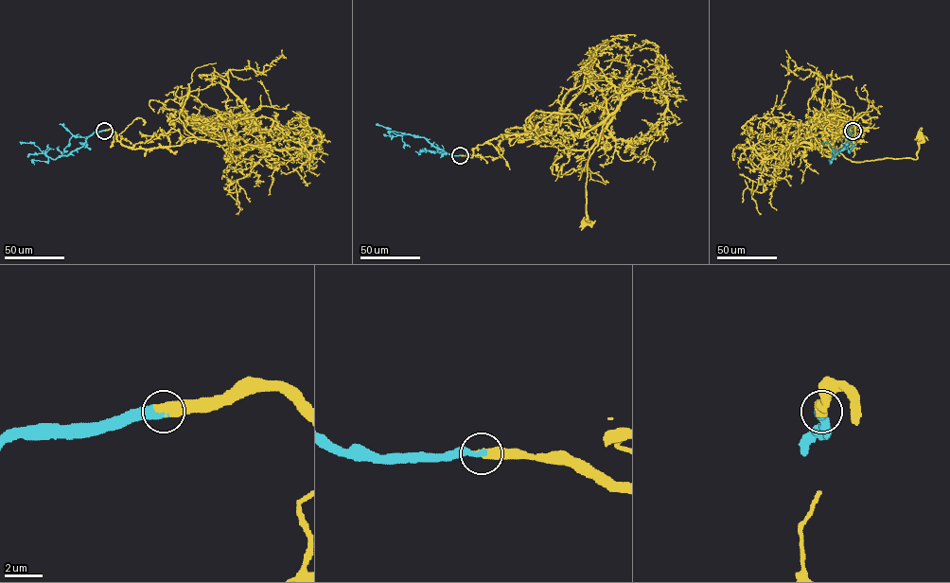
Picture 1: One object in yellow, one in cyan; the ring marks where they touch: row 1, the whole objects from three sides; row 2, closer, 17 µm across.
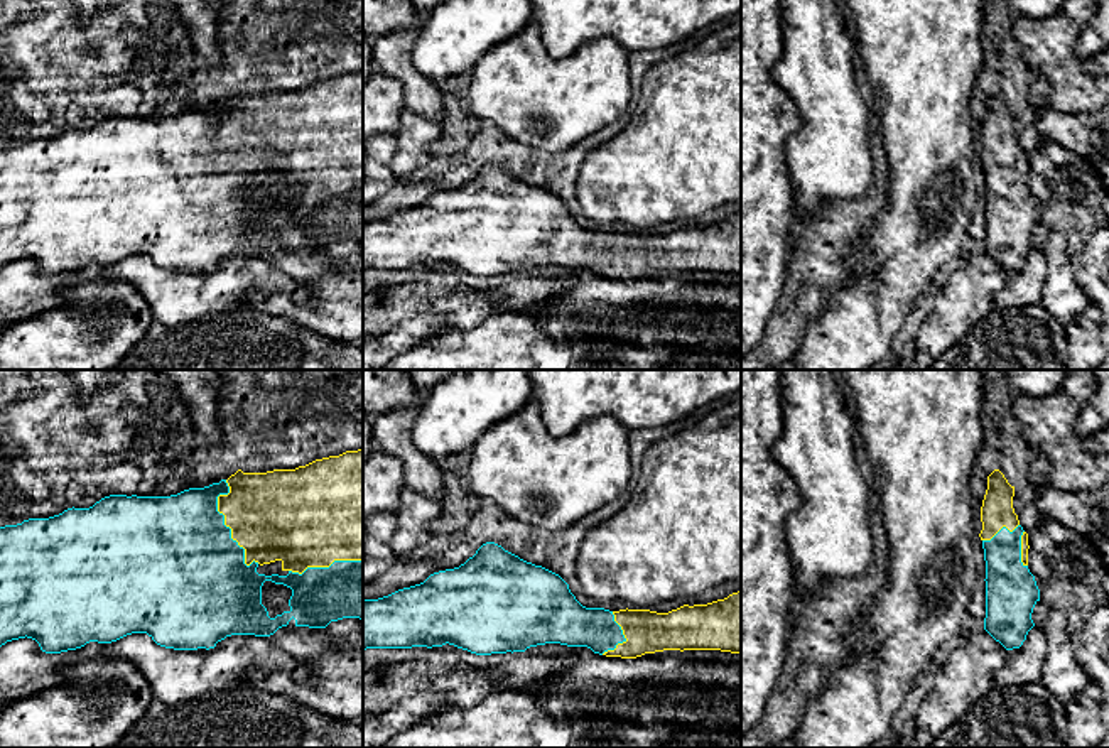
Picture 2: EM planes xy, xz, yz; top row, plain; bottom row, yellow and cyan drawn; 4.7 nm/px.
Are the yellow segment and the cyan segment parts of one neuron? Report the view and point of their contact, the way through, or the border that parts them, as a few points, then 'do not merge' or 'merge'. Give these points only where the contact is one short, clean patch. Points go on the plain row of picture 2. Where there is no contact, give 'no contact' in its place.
meets yellow in xy at (227, 147); merge

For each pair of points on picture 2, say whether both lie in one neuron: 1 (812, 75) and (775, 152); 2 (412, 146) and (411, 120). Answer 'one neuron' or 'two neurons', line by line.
1: two neurons
2: one neuron

